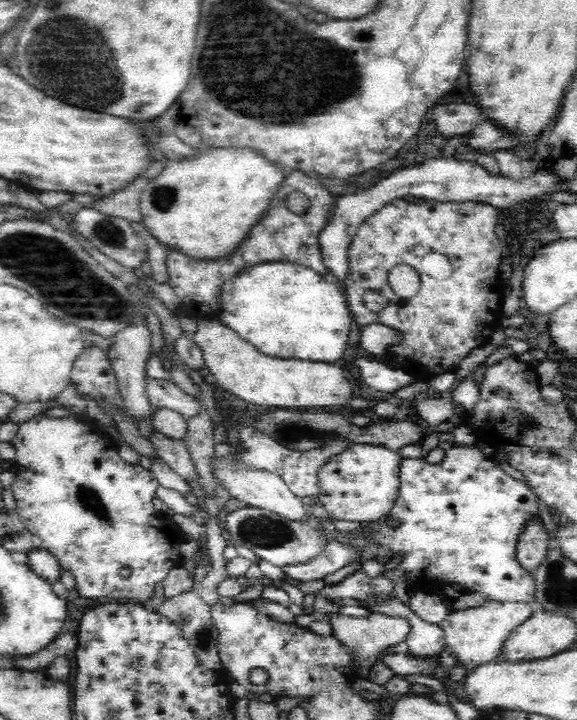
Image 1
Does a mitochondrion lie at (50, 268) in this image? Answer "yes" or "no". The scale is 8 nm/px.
yes

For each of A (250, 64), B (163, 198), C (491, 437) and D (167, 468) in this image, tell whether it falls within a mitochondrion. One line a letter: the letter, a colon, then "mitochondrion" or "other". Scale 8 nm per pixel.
A: mitochondrion
B: mitochondrion
C: other
D: other

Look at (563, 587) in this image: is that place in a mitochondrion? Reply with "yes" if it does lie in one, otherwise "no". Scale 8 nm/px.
yes

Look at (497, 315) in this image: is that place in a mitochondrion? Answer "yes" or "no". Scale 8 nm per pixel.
no

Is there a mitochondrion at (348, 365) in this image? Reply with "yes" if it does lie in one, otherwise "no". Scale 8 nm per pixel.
no

